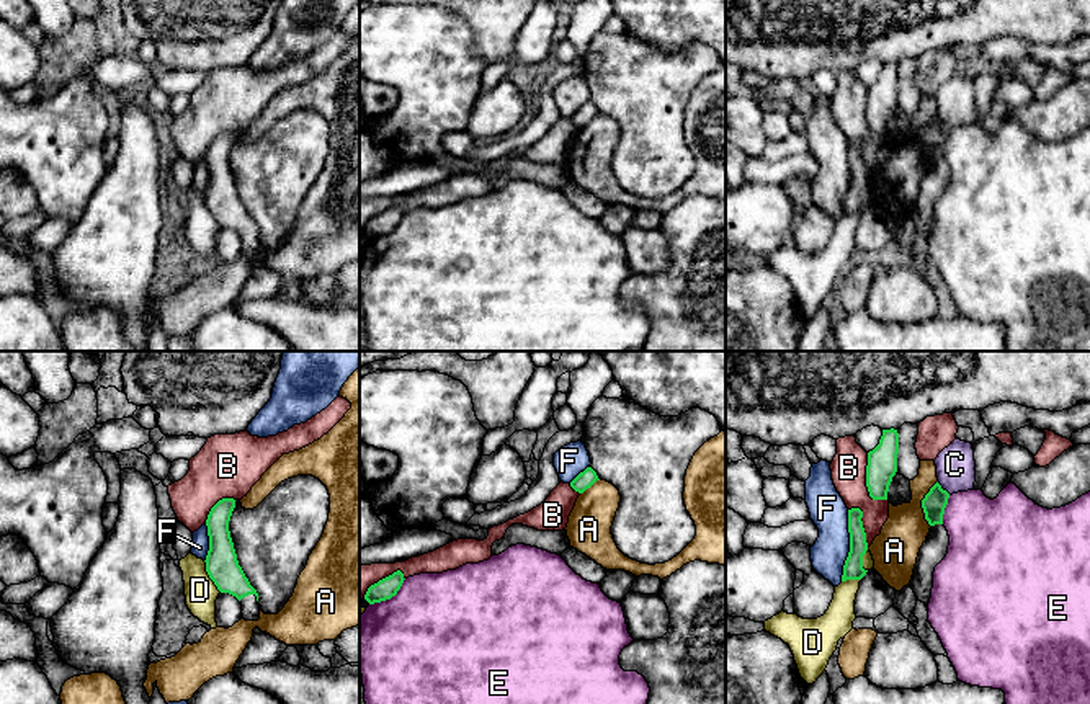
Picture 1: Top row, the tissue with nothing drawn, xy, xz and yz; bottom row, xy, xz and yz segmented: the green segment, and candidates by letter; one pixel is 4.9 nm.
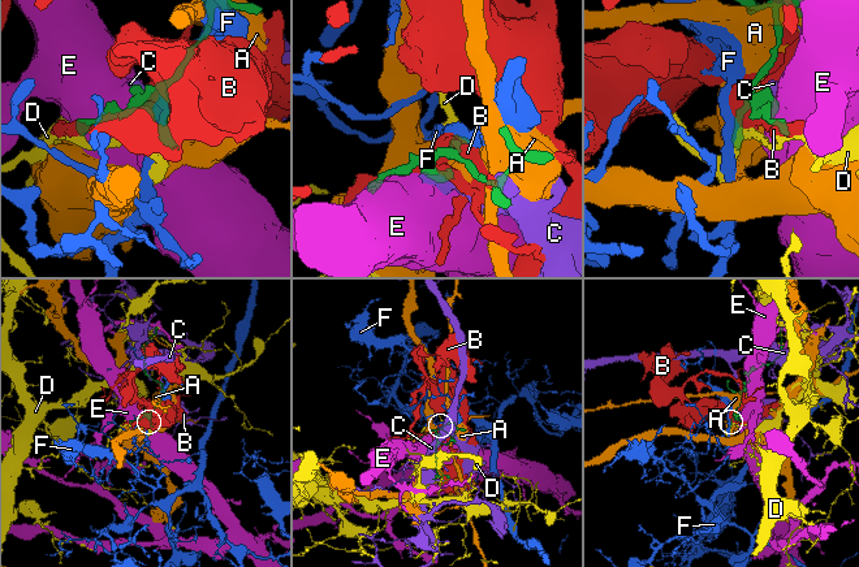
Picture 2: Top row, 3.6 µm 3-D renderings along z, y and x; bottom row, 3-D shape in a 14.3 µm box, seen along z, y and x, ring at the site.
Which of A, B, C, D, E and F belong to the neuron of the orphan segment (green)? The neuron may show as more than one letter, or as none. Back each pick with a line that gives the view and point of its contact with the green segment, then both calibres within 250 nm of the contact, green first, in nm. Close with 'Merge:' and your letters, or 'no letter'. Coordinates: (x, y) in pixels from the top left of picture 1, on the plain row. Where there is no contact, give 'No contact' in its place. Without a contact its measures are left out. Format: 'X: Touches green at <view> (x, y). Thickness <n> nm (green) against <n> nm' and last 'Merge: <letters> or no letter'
Merge: no letter

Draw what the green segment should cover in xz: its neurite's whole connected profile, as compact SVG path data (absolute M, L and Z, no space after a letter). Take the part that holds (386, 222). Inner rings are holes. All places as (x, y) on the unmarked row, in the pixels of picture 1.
M400 204L394 206L392 209L379 214L377 217L371 219L364 229L364 234L369 238L381 237L391 234L397 229L404 217L404 207Z

